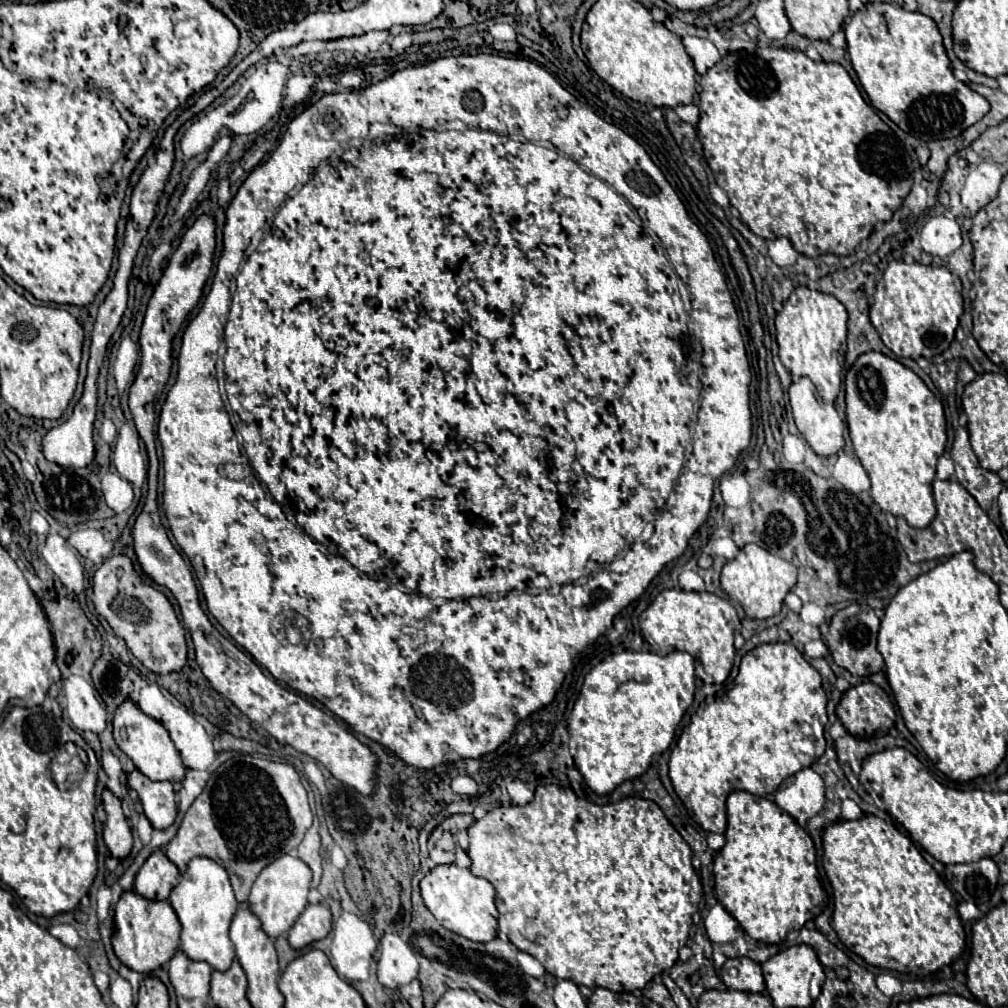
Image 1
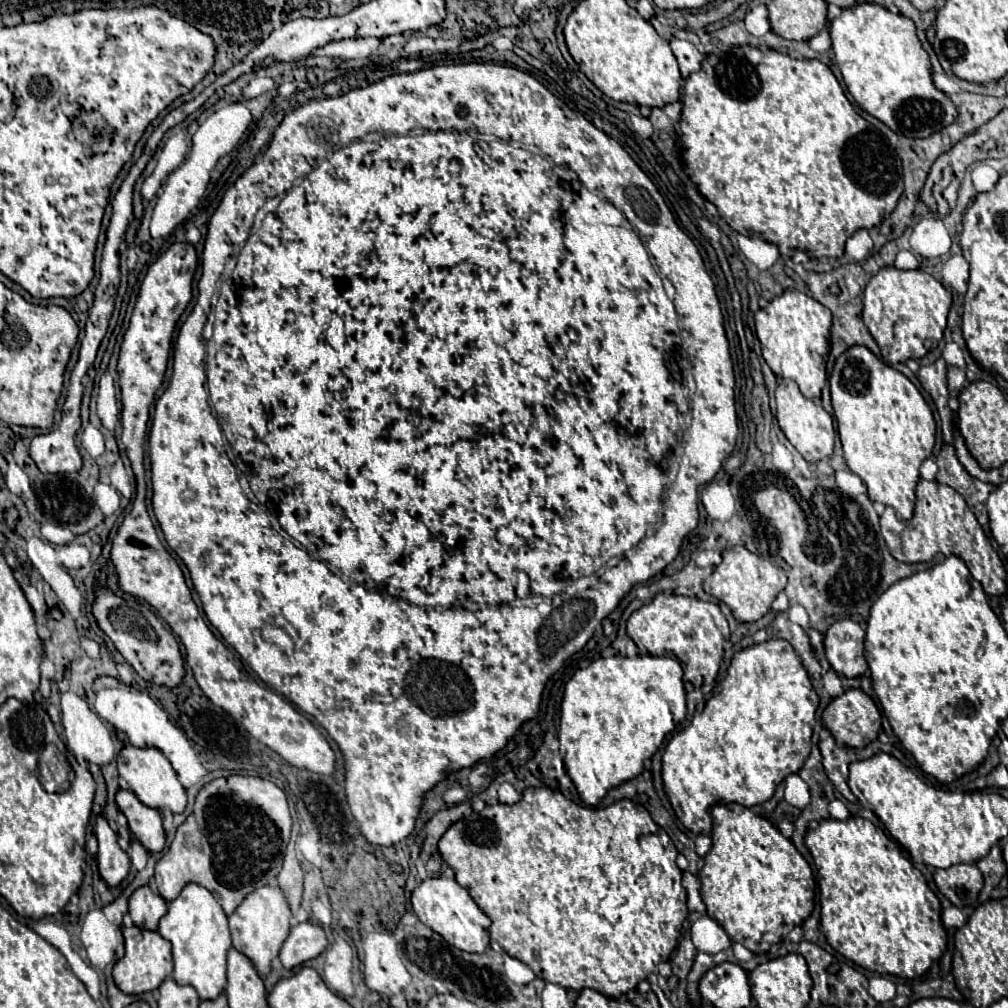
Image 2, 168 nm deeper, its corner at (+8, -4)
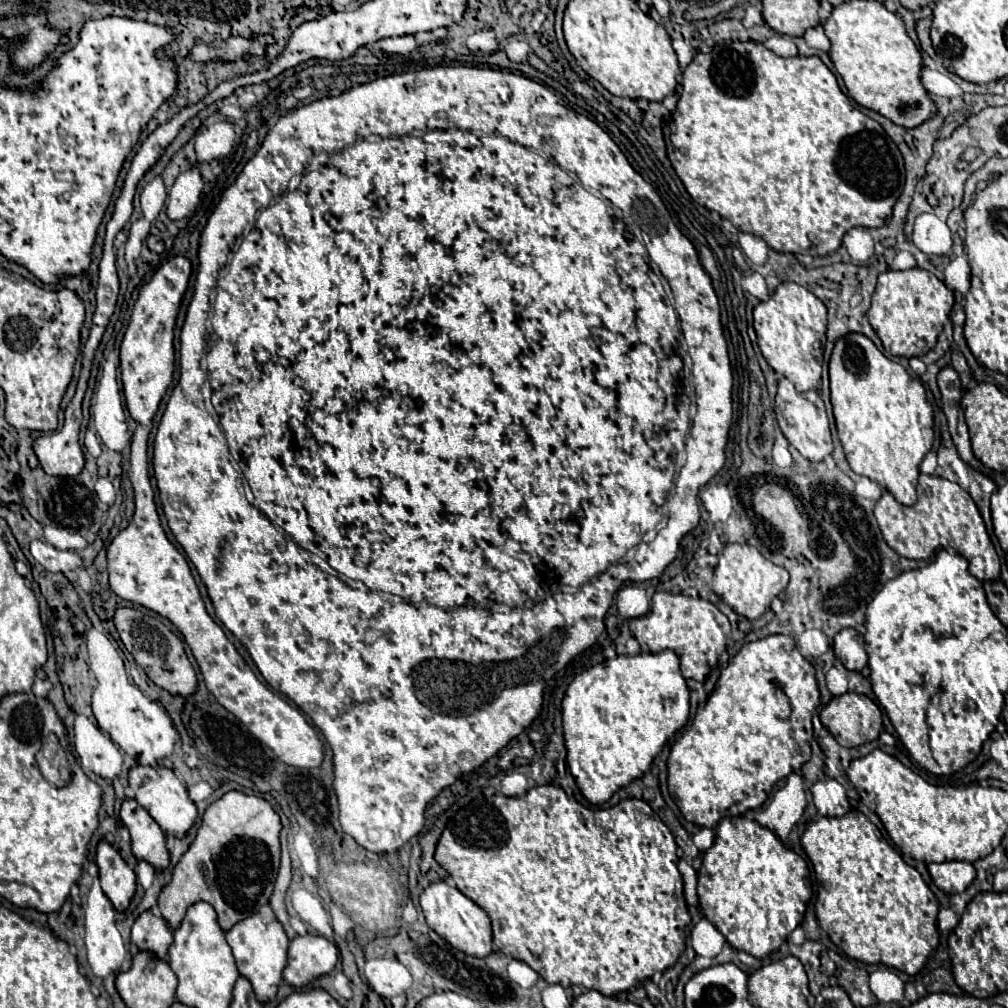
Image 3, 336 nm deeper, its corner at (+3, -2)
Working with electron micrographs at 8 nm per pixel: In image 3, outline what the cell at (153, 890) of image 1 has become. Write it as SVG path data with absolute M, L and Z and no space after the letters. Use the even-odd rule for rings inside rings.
M147 910L135 920L131 940L141 952L149 952L159 960L165 960L169 944L173 944L173 932L161 916L157 916L153 910Z

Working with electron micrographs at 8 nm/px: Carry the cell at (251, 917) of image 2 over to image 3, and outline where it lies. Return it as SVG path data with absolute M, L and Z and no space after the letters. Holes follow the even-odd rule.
M253 914L253 916L241 920L239 924L235 924L227 932L225 938L227 938L227 944L231 946L239 976L243 976L245 980L251 982L257 1000L261 1000L261 1004L273 1000L277 996L277 988L281 984L281 974L287 964L289 940L285 936L283 926L277 920L273 924L265 924L259 914Z

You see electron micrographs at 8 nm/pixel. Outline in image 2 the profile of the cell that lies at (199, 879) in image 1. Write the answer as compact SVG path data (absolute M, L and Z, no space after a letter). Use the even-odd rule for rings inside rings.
M196 882L184 886L180 896L168 904L168 912L162 916L158 932L172 942L174 980L178 984L194 986L202 1000L216 998L226 986L226 952L232 946L232 940L228 918L214 894Z

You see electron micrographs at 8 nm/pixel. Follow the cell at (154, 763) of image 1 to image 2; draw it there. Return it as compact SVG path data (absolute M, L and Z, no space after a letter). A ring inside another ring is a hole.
M124 746L116 758L120 776L128 782L128 788L146 804L160 810L170 812L182 812L186 806L186 790L180 784L172 764L164 754L156 748L136 748L136 746Z

